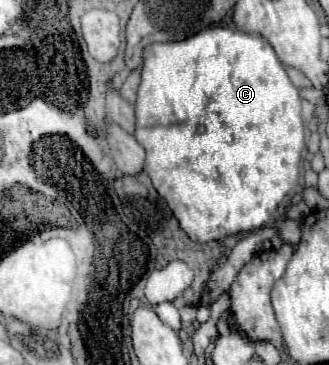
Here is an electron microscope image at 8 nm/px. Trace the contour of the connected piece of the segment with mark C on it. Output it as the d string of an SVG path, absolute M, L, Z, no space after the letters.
M205 28L185 40L179 42L155 42L147 44L143 48L143 66L141 66L141 84L137 90L137 102L135 102L135 116L137 116L137 130L135 138L145 148L147 160L145 160L145 172L151 178L155 190L165 198L171 212L179 220L181 228L187 232L187 236L195 242L209 242L209 240L221 240L231 234L249 232L263 228L269 224L273 214L277 212L283 198L289 194L289 190L295 186L299 178L299 160L303 152L303 122L301 122L301 96L299 90L291 84L281 60L277 58L273 46L257 36L247 34L231 28Z

